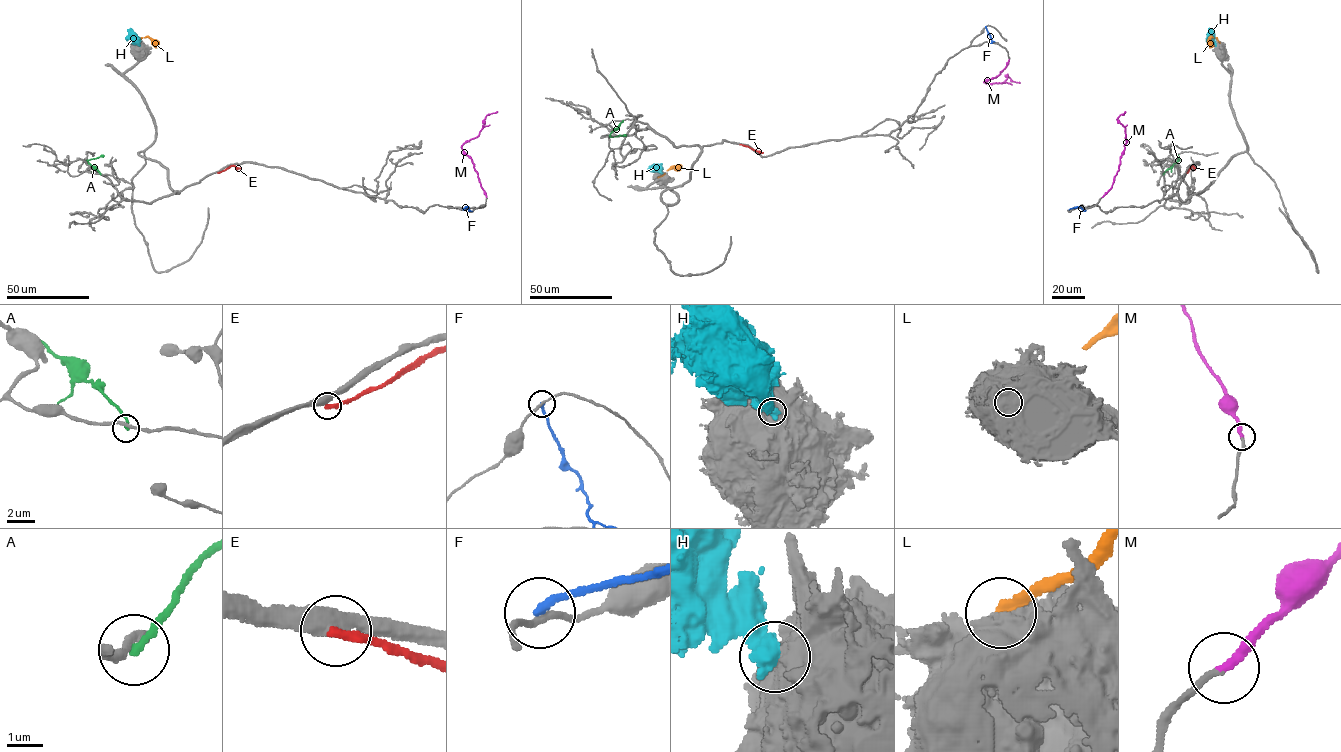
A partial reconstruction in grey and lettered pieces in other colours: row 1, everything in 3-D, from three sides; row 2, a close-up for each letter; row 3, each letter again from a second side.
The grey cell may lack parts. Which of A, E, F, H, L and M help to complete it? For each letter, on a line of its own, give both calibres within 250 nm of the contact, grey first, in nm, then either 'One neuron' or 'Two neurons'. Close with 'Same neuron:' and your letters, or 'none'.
A: Thickness 220 nm (grey) against 220 nm. Two neurons
E: Thickness 480 nm (grey) against 280 nm. Two neurons
F: Thickness 170 nm (grey) against 240 nm. Two neurons
H: Thickness 800 nm (grey) against 650 nm. Two neurons
L: Thickness 650 nm (grey) against 260 nm. Two neurons
M: Thickness 190 nm (grey) against 280 nm. One neuron
Same neuron: M

